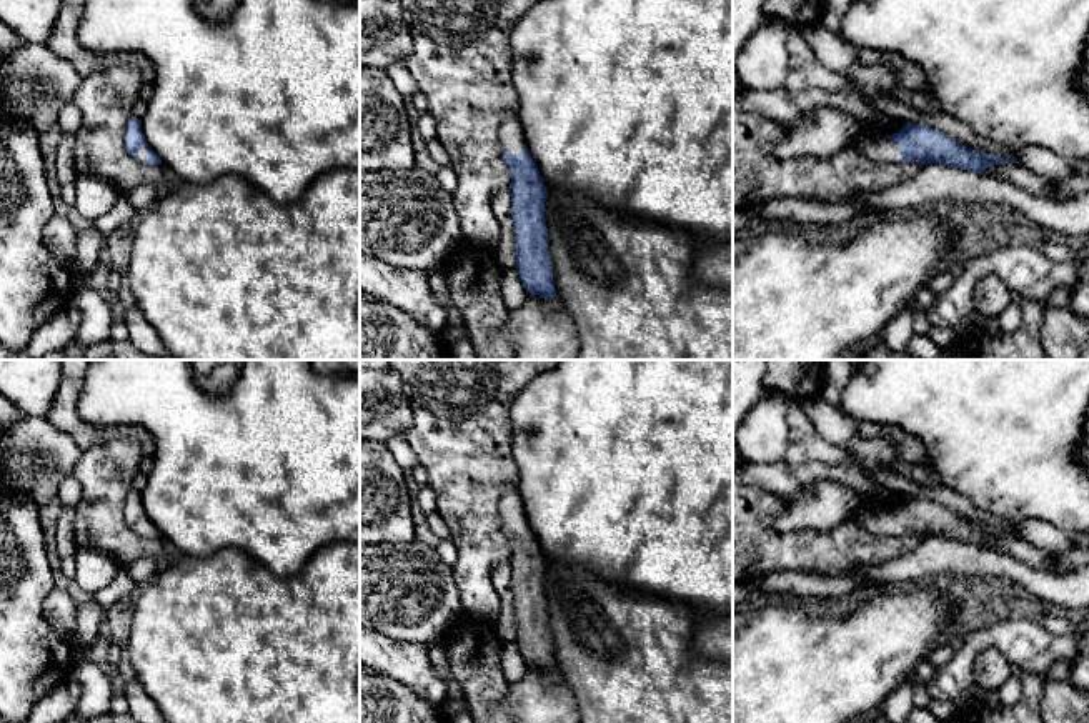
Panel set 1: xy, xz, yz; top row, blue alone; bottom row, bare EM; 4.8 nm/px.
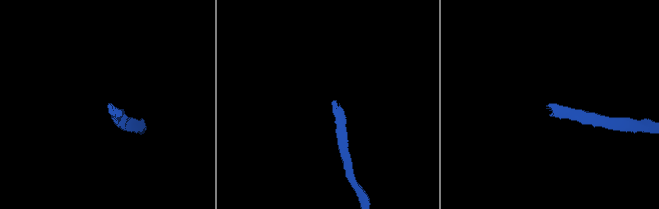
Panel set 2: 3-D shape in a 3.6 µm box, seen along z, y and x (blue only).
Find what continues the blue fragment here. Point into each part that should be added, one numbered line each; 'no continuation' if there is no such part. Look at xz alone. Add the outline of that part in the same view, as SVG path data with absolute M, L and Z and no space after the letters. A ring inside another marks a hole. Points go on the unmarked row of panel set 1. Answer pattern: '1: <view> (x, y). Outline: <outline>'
1: xz (512, 510). Outline: M505 485L500 500L501 520L511 526L520 526L525 523L525 508L521 495L516 486Z

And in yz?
1: yz (880, 522). Outline: M864 508L858 515L856 525L881 536L898 536L901 533L899 520L886 510Z

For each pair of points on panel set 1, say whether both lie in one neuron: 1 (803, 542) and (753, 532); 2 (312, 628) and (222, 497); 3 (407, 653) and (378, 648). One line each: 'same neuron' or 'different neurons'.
1: same neuron
2: different neurons
3: same neuron

